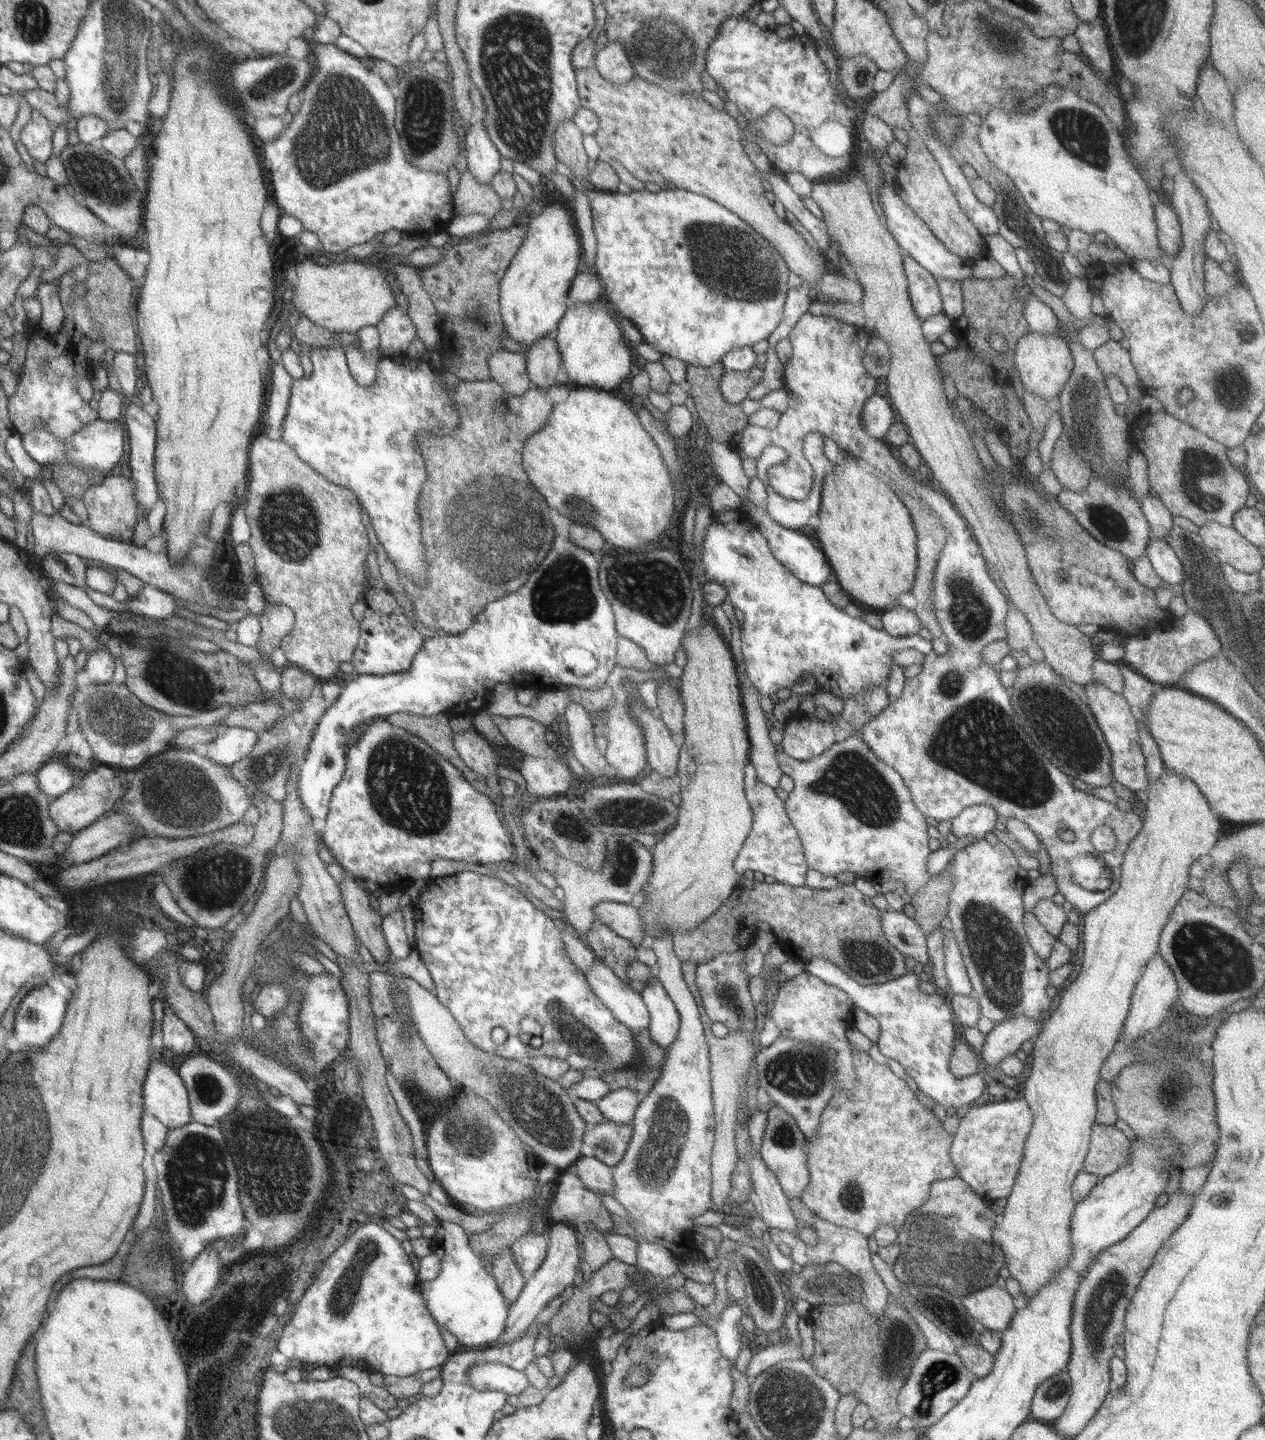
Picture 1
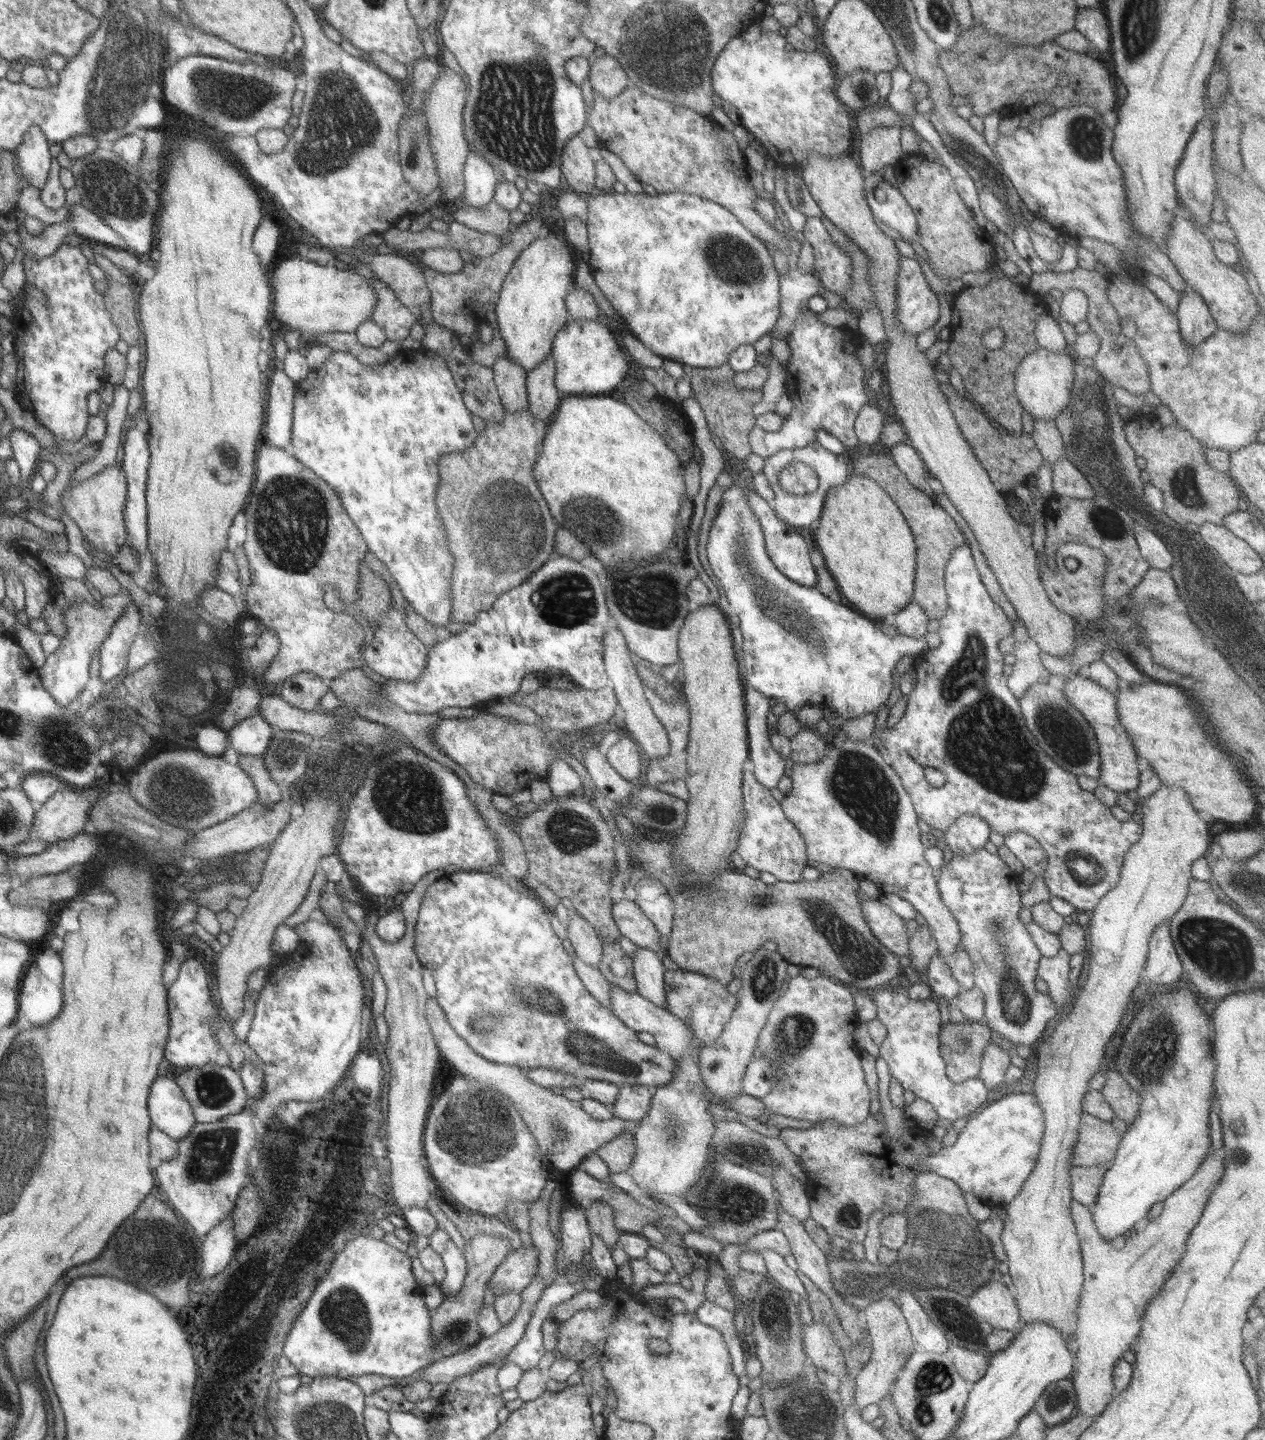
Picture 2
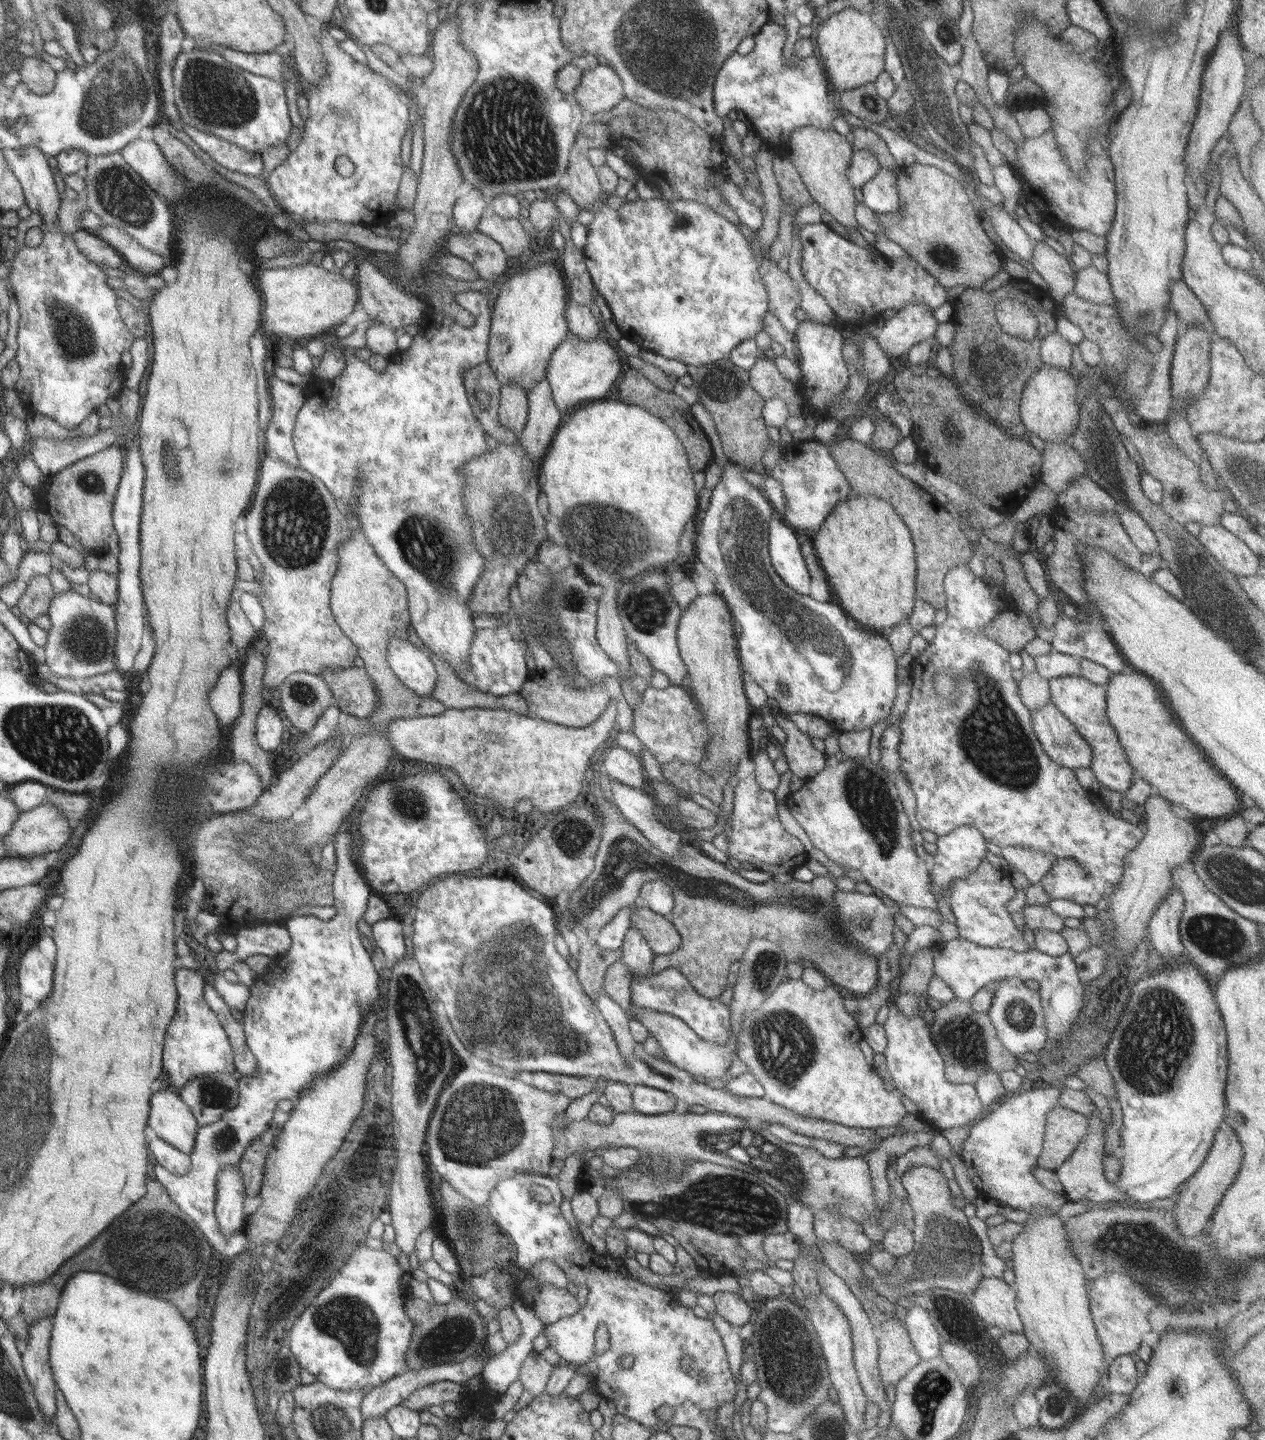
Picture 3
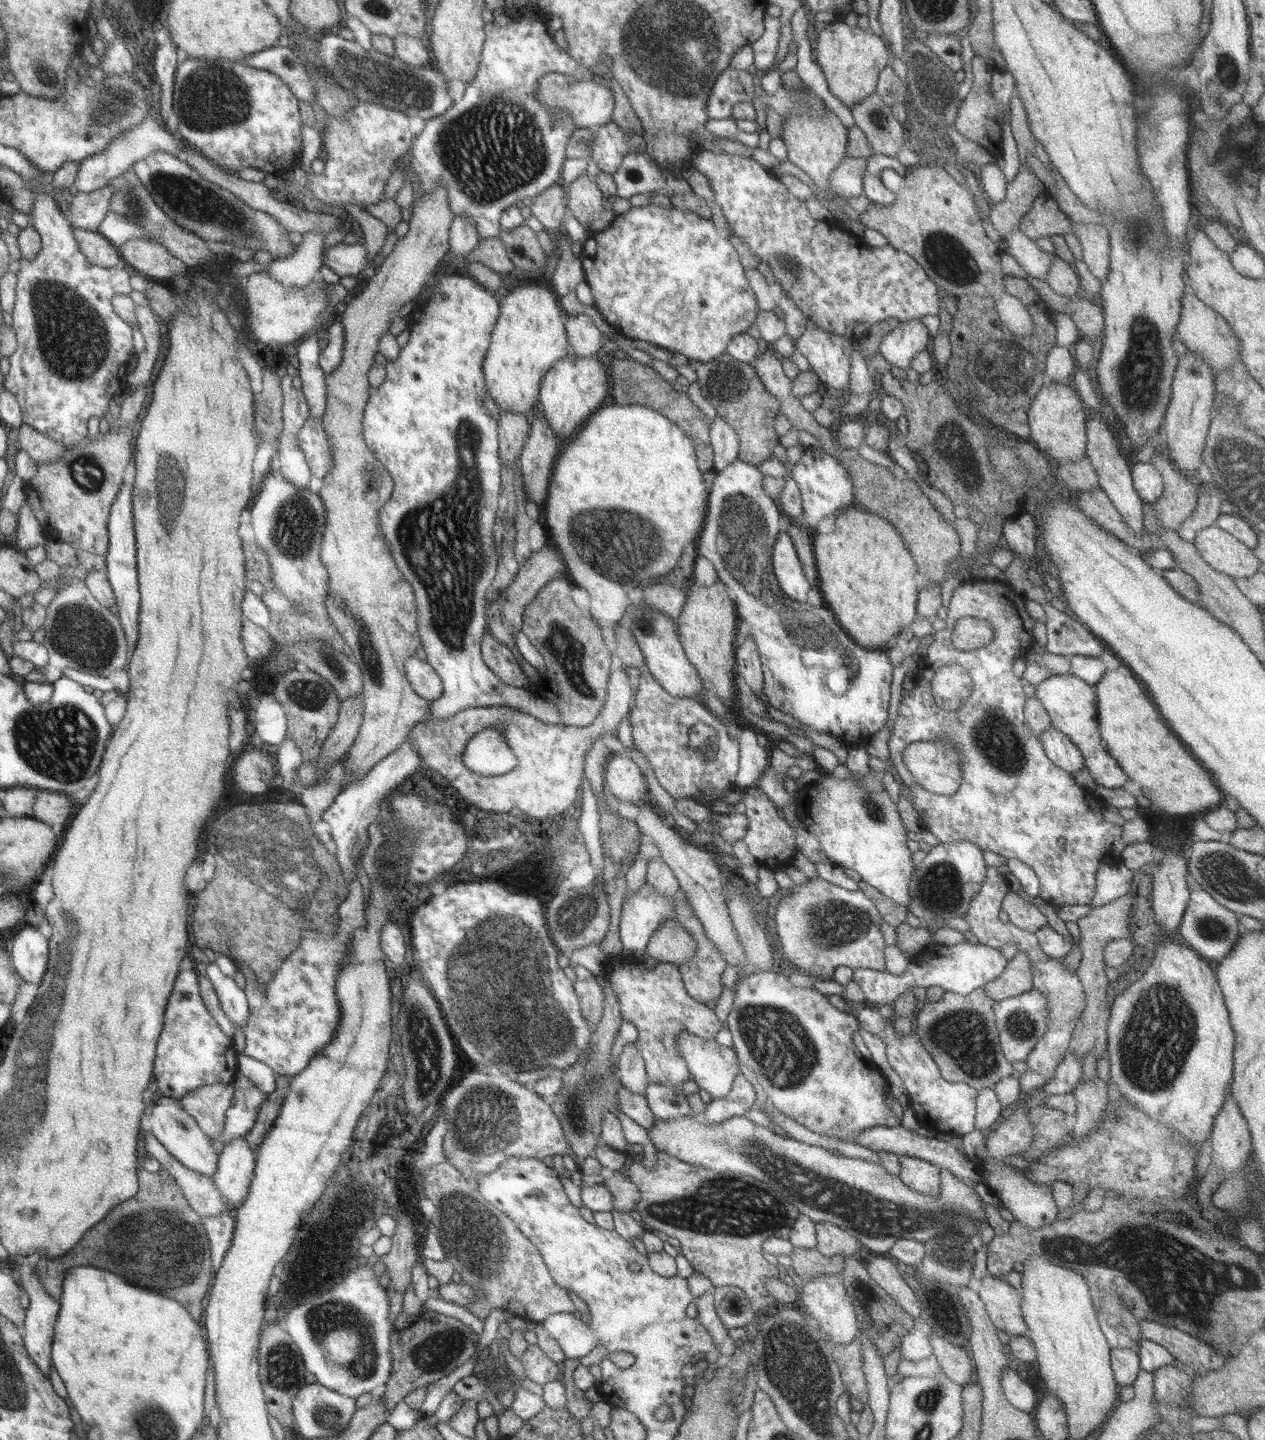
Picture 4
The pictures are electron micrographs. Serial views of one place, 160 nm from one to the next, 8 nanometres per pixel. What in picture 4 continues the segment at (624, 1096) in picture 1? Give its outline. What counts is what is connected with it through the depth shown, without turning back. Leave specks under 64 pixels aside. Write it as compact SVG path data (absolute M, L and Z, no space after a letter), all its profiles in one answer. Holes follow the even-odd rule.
M649 1083L644 1097L657 1120L674 1120L683 1116L695 1116L688 1105L686 1095L679 1088Z

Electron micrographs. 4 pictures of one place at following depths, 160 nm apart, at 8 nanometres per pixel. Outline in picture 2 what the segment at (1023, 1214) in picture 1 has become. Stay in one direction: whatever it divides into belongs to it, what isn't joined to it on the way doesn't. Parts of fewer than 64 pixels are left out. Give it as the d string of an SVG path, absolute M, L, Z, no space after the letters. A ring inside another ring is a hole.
M1163 785L1156 792L1153 792L1150 796L1142 798L1139 800L1140 809L1142 812L1141 825L1143 826L1143 833L1141 834L1140 840L1130 848L1129 852L1125 854L1124 862L1120 871L1120 881L1118 885L1109 891L1101 900L1098 902L1098 906L1089 913L1089 923L1085 926L1086 934L1089 943L1087 944L1087 954L1086 964L1088 964L1088 975L1086 976L1086 982L1084 986L1077 988L1076 994L1072 998L1072 1003L1070 1008L1062 1015L1062 1019L1057 1023L1057 1026L1052 1028L1052 1034L1048 1038L1044 1039L1040 1046L1037 1046L1038 1050L1038 1075L1034 1080L1034 1096L1038 1099L1040 1106L1043 1108L1045 1116L1045 1131L1043 1139L1041 1140L1041 1149L1039 1152L1039 1157L1037 1160L1037 1165L1034 1170L1030 1173L1030 1176L1024 1182L1022 1190L1012 1199L1010 1204L1003 1206L1007 1212L1007 1217L1004 1220L1003 1230L1000 1234L1000 1242L1004 1246L1004 1252L1006 1252L1007 1263L1012 1277L1012 1282L1014 1282L1015 1290L1015 1302L1024 1323L1028 1322L1043 1322L1056 1330L1059 1330L1066 1342L1071 1345L1071 1349L1074 1351L1076 1347L1074 1345L1075 1340L1075 1328L1070 1325L1070 1315L1076 1312L1078 1309L1078 1301L1080 1301L1080 1294L1082 1294L1082 1286L1084 1283L1083 1276L1083 1257L1081 1254L1080 1239L1077 1236L1077 1228L1072 1221L1070 1214L1069 1204L1072 1201L1073 1196L1071 1195L1071 1180L1069 1175L1069 1170L1074 1167L1071 1165L1071 1154L1073 1153L1073 1148L1077 1139L1078 1127L1080 1126L1080 1115L1083 1112L1083 1098L1085 1094L1090 1091L1087 1084L1088 1081L1099 1072L1100 1064L1104 1060L1105 1046L1108 1044L1110 1038L1114 1036L1114 1033L1120 1028L1120 1020L1122 1020L1123 1014L1127 1009L1127 1004L1130 1002L1132 996L1132 990L1136 987L1139 981L1142 980L1142 973L1147 963L1147 954L1149 953L1149 938L1151 937L1152 931L1155 929L1157 924L1170 921L1171 918L1178 912L1178 909L1183 905L1184 899L1187 896L1188 884L1192 880L1191 866L1195 860L1200 857L1207 856L1208 849L1212 843L1212 833L1210 833L1211 821L1200 814L1198 811L1194 811L1190 800L1188 800L1188 793L1184 790L1178 790L1178 788L1168 788L1168 786Z

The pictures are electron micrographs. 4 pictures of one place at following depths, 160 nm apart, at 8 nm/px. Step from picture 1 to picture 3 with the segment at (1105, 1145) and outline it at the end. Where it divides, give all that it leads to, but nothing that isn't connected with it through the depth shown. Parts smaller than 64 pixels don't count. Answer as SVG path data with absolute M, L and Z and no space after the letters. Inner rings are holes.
M1059 1104L1046 1115L1043 1147L1037 1166L1055 1171L1086 1134L1088 1116L1068 1110Z

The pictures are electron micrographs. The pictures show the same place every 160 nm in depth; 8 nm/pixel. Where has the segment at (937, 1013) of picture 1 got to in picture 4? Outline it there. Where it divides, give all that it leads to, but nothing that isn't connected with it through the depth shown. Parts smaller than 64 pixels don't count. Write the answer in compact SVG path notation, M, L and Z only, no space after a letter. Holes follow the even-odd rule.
M887 1022L880 1037L887 1044L888 1062L903 1080L908 1093L909 1106L915 1112L915 1118L920 1125L929 1130L934 1129L940 1135L961 1136L972 1132L975 1129L979 1091L969 1084L948 1082L942 1078L938 1065L913 1032L906 1037L898 1038L895 1026Z

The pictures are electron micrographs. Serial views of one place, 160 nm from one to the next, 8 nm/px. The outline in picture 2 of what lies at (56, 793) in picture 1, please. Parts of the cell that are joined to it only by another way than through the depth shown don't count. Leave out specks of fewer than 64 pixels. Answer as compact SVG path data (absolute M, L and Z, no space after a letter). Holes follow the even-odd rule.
M36 773L34 776L23 777L22 792L25 792L38 811L45 802L56 792L70 787L66 781L60 781L58 777L46 773Z

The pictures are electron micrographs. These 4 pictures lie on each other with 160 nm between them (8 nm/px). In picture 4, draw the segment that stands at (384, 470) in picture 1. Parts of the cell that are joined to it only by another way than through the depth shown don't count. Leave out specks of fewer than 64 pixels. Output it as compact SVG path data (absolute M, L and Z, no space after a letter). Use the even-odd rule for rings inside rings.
M452 274L451 276L440 275L439 283L432 294L432 298L427 303L418 305L408 318L408 331L410 340L404 348L400 348L399 358L387 361L385 366L384 383L378 388L371 387L368 405L363 413L364 437L369 449L373 451L378 460L388 468L392 480L398 482L398 494L392 494L392 498L380 508L380 528L384 532L384 538L390 538L390 550L392 556L398 558L398 566L402 566L402 574L414 582L414 590L418 590L418 606L422 606L422 642L427 654L426 662L434 667L444 683L443 696L431 701L429 718L426 720L437 720L437 718L450 718L463 710L470 708L484 708L490 706L506 706L518 709L523 713L534 715L546 724L561 724L561 716L557 711L557 706L550 701L533 694L528 688L518 688L510 686L504 682L486 664L481 653L481 642L484 632L486 632L486 620L484 620L484 608L488 604L486 592L494 580L496 566L498 566L498 554L496 554L496 542L494 542L494 524L496 524L496 510L498 510L498 500L500 500L500 458L498 458L498 433L499 416L494 418L486 406L484 397L487 395L485 389L484 360L492 342L493 331L496 329L498 314L501 314L501 304L487 291L483 285L472 280L469 276ZM309 416L306 424L298 431L297 437L311 473L323 479L331 467L331 450L321 418L314 419Z

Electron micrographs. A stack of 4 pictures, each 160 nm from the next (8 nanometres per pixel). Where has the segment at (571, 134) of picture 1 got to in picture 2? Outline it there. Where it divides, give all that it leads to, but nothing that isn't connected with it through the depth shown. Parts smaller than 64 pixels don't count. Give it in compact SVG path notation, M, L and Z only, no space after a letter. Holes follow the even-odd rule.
M577 135L565 144L561 156L561 169L568 178L572 191L582 196L597 192L595 162L588 154L589 150L585 141Z

